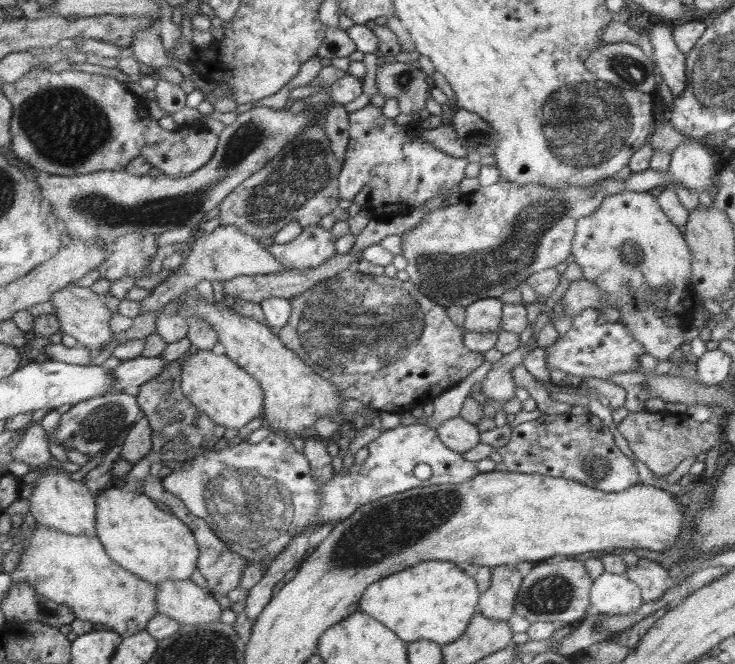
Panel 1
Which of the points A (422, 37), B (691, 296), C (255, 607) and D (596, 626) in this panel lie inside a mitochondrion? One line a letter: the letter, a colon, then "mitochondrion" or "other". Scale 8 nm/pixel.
A: other
B: other
C: other
D: mitochondrion

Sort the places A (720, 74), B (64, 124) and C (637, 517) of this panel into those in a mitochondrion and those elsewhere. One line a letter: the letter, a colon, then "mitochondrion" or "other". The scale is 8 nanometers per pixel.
A: mitochondrion
B: mitochondrion
C: other

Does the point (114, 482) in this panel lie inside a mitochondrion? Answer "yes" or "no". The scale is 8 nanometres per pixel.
no

